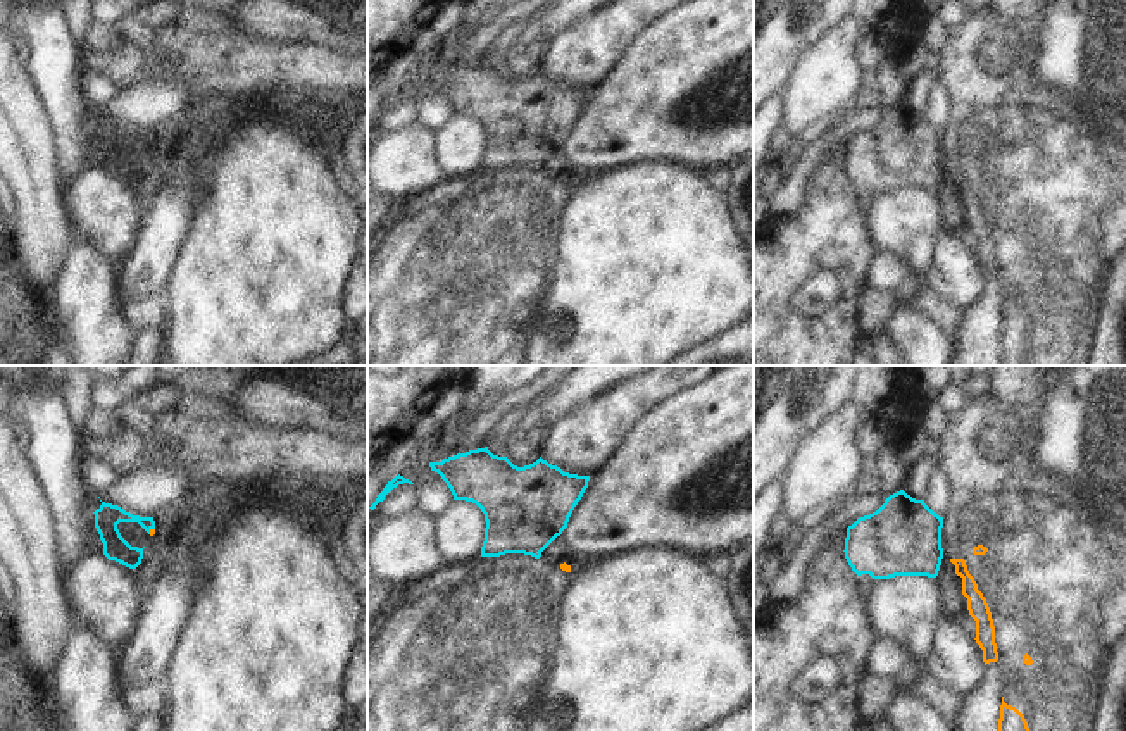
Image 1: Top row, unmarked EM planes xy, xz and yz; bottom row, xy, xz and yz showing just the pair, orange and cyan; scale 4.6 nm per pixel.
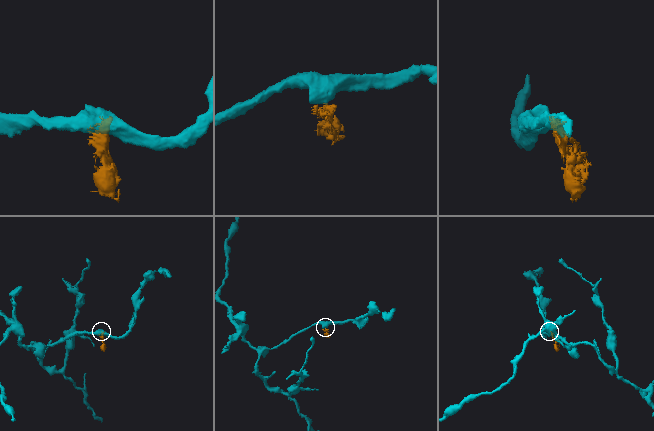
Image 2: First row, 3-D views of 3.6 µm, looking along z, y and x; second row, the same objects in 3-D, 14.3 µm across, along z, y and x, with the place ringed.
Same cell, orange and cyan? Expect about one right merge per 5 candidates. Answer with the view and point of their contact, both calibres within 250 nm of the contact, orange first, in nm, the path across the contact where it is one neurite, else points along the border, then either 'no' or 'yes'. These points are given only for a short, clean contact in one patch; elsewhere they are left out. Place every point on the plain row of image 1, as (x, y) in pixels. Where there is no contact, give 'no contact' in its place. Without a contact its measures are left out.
meets orange in xy at (150, 145); 30 nm thick on the orange side, 120 nm on the other; border along xy (154, 142), (149, 147); no

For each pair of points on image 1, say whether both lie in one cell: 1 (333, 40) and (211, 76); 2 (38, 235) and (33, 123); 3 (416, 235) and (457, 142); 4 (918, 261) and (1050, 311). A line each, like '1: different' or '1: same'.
1: different
2: same
3: different
4: different

